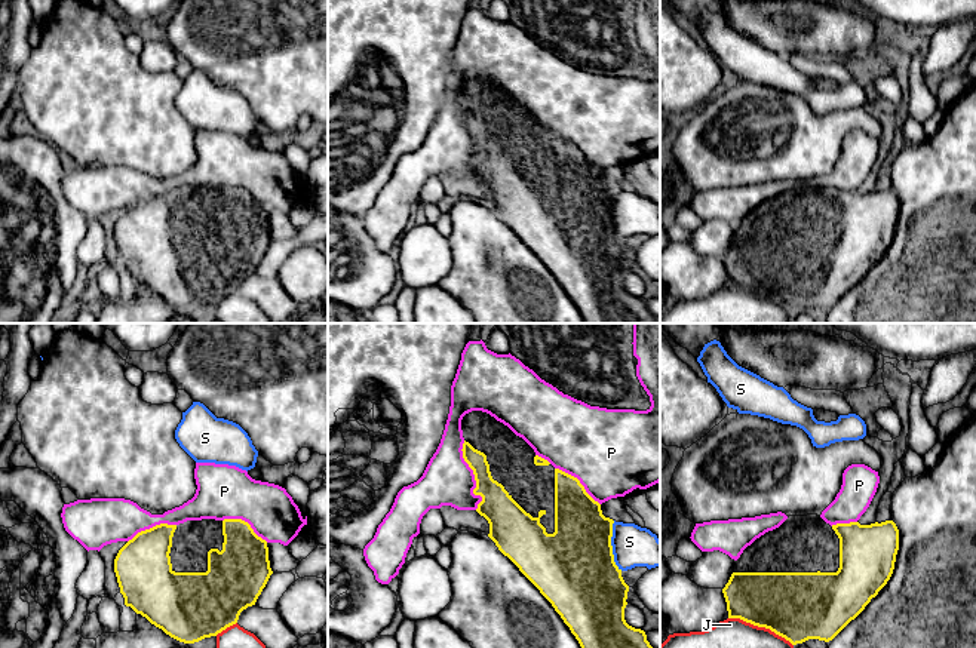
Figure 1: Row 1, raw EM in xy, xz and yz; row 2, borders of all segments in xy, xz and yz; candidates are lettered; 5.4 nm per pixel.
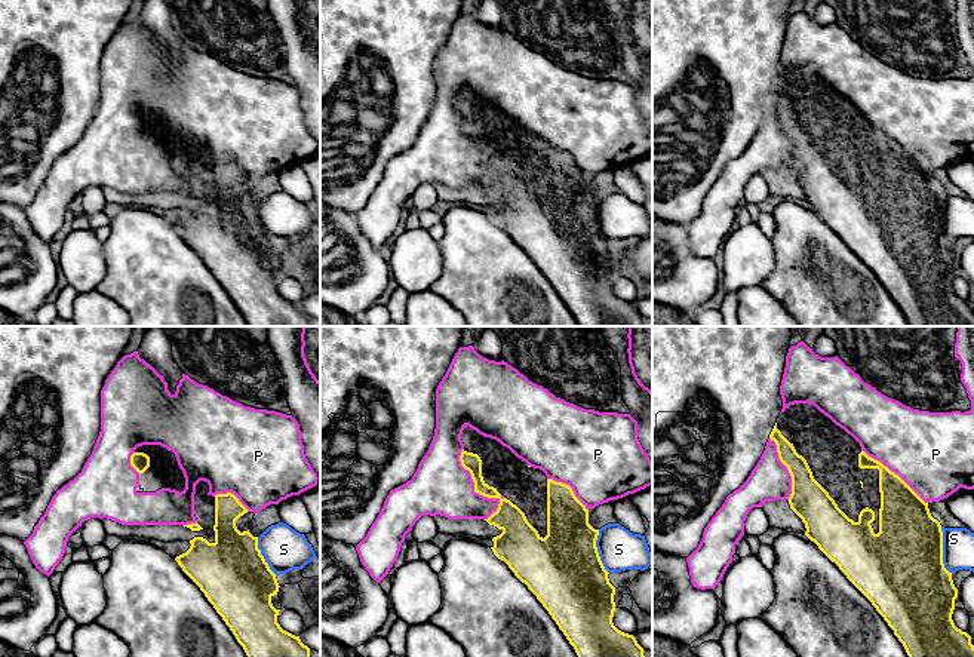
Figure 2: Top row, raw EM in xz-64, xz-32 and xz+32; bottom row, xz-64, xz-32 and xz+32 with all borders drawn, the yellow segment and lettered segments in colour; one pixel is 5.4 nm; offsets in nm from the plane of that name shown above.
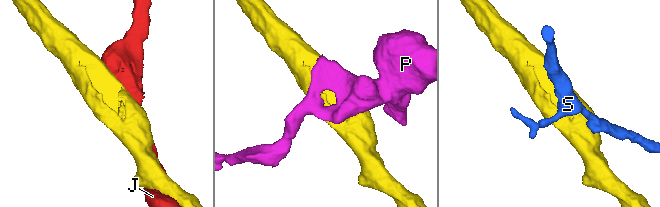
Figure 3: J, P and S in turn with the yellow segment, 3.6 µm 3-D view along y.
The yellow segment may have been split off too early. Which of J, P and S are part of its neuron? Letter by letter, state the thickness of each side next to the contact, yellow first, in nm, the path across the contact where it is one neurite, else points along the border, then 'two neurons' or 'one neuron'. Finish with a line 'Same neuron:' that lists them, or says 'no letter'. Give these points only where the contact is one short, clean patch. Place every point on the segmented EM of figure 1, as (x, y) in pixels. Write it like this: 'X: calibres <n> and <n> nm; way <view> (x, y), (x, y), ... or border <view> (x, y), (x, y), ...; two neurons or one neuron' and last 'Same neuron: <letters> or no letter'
J: calibres 360 and 160 nm; two neurons
P: calibres 190 and 280 nm; two neurons
S: calibres 440 and 220 nm; border xz (613, 521), (611, 553), (613, 561), (622, 570); two neurons
Same neuron: no letter

